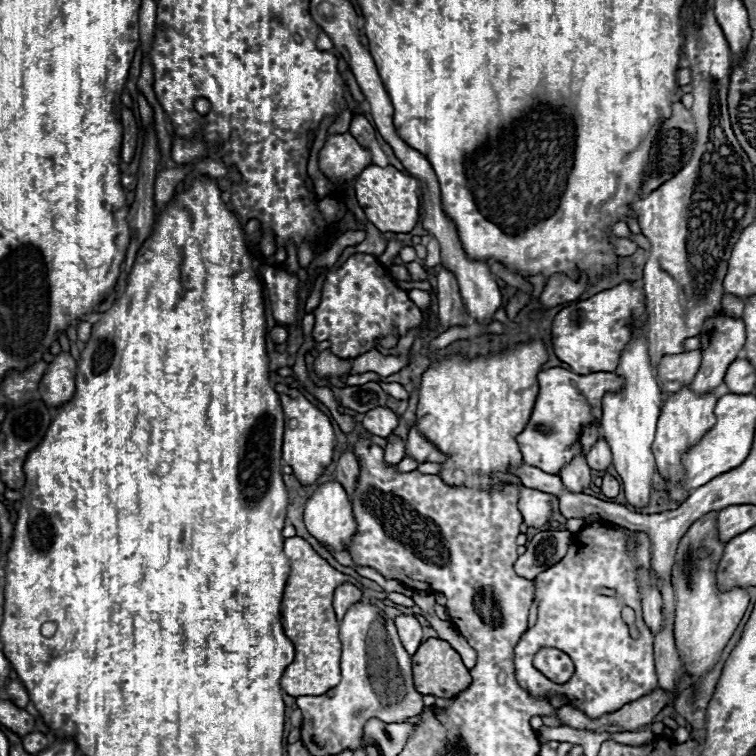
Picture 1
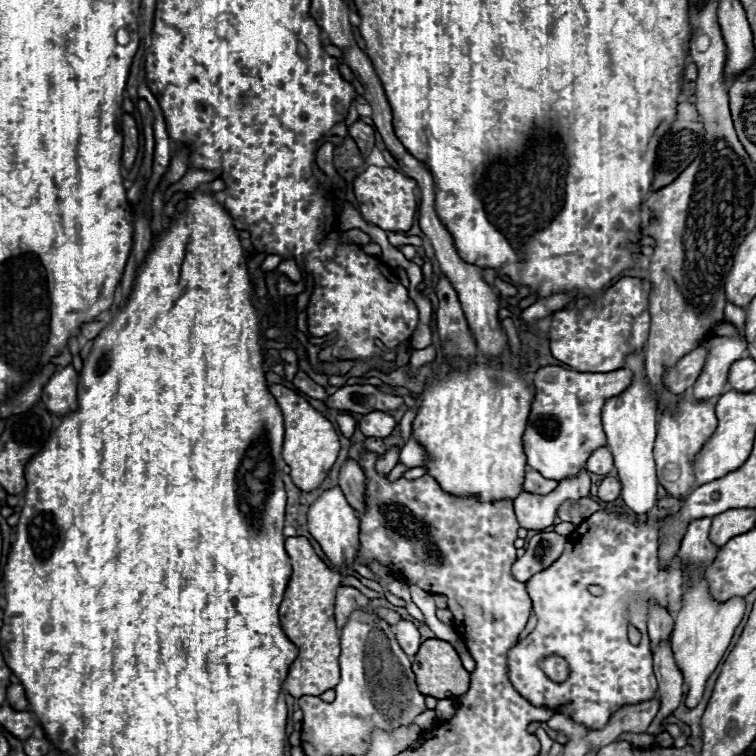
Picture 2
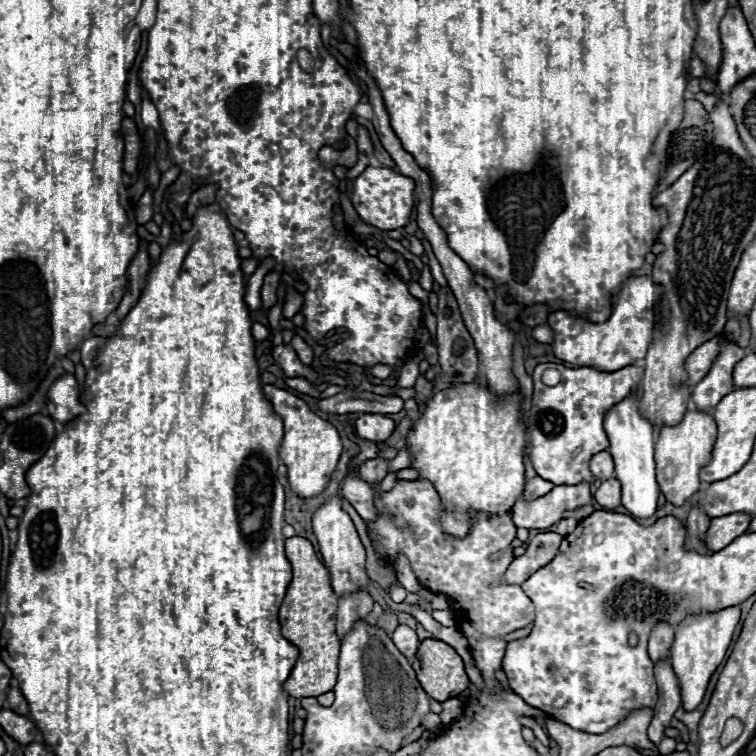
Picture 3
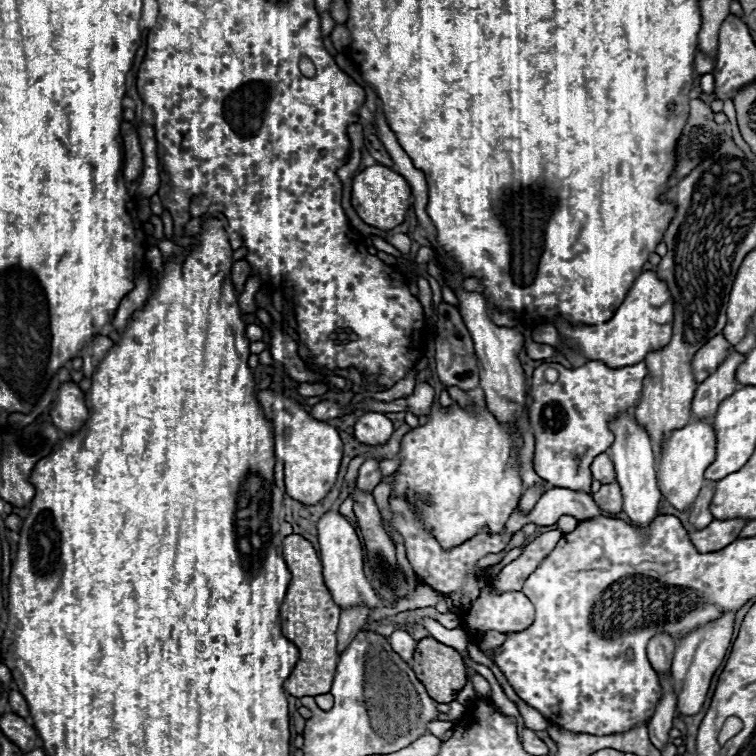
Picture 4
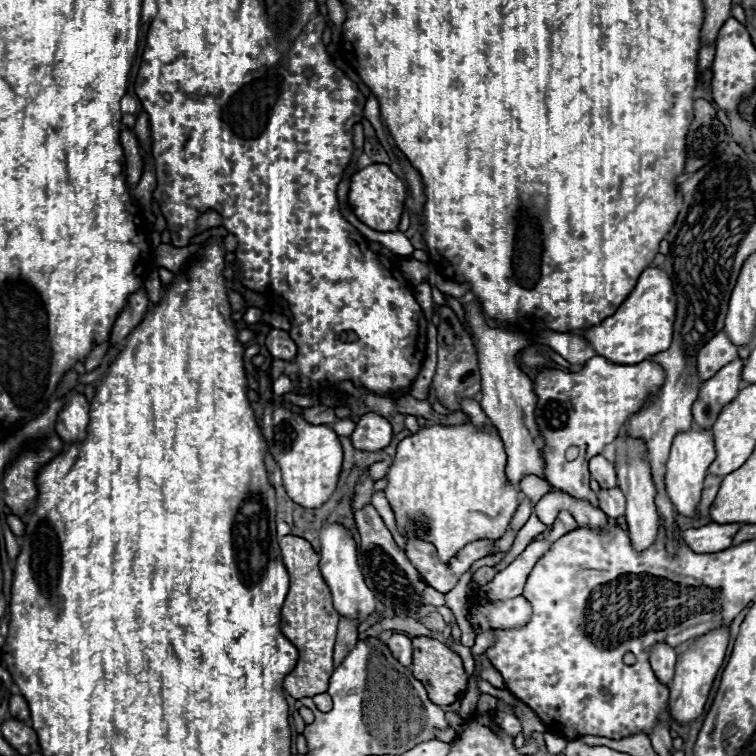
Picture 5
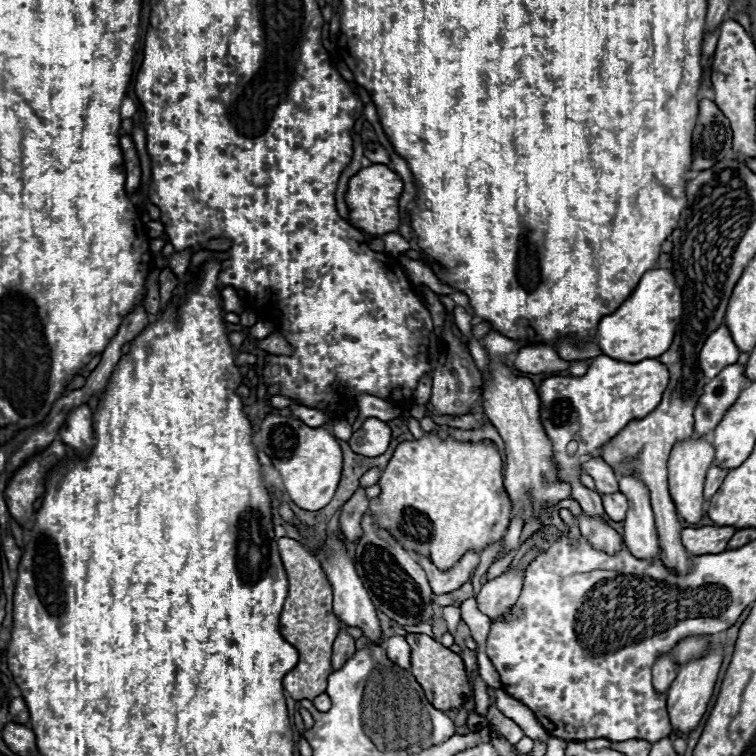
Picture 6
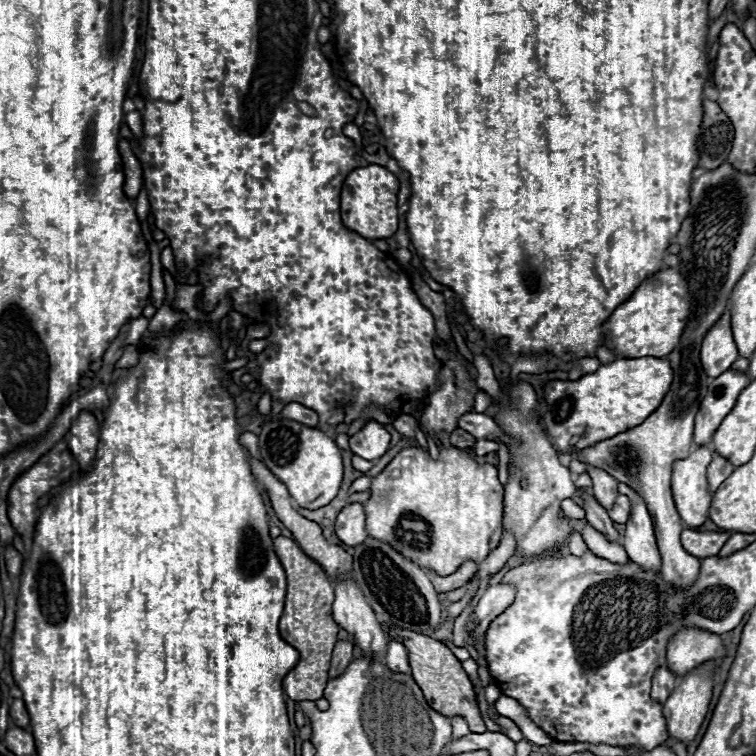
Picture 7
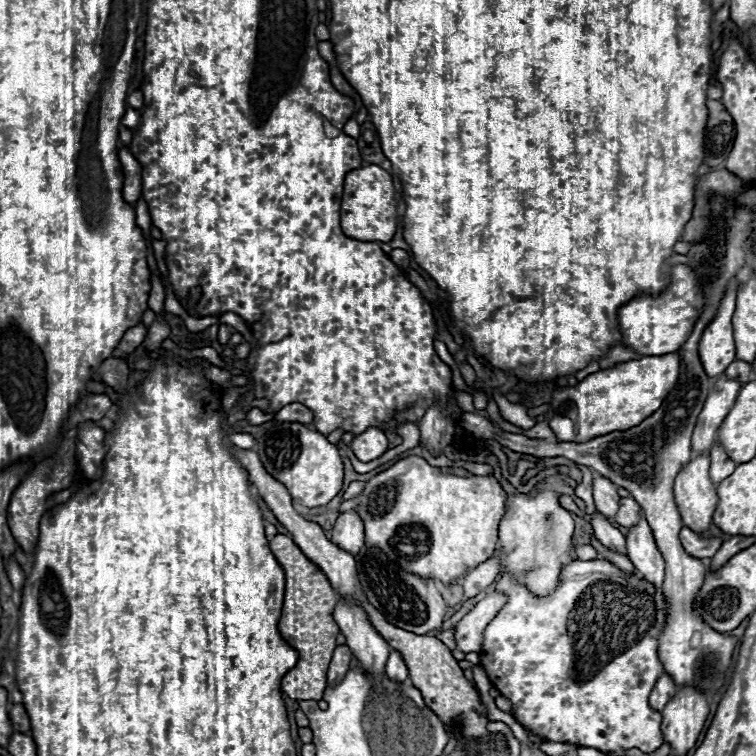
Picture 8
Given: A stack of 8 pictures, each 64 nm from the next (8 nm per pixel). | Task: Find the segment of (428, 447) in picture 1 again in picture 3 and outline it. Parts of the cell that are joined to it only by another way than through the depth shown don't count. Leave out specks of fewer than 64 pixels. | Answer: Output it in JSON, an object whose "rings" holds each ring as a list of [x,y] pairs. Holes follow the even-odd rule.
{"rings":[[[402,448],[402,450],[398,452],[398,456],[392,458],[392,462],[390,462],[390,472],[398,472],[398,470],[402,470],[402,468],[410,468],[412,462],[414,462],[414,458],[412,458],[410,448]]]}

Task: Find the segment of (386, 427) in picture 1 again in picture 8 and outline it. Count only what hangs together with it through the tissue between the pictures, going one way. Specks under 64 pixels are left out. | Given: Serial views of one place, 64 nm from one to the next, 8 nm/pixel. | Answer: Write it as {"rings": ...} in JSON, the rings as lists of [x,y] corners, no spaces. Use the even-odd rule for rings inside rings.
{"rings":[[[368,428],[366,432],[354,436],[352,440],[352,450],[358,460],[362,462],[372,462],[380,458],[388,450],[388,438],[380,428]]]}

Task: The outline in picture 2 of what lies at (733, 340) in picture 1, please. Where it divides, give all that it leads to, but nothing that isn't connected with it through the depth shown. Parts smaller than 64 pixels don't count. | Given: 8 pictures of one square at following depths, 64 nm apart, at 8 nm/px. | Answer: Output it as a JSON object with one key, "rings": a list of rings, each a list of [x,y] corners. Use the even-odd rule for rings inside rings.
{"rings":[[[728,320],[716,324],[706,342],[710,344],[708,358],[702,368],[702,374],[692,386],[694,388],[692,394],[696,400],[708,400],[720,396],[722,388],[728,382],[728,372],[732,362],[740,360],[742,352],[746,350],[746,340],[742,340],[740,330]]]}

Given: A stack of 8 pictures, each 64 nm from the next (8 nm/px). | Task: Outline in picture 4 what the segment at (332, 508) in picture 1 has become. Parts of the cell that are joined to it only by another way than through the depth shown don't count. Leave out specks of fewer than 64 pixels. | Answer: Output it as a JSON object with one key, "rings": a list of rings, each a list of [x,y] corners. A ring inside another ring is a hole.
{"rings":[[[328,510],[326,514],[320,516],[318,524],[318,544],[320,544],[320,558],[324,566],[324,580],[328,590],[332,592],[334,600],[338,606],[354,606],[358,602],[366,602],[370,608],[378,606],[376,592],[372,590],[370,582],[364,576],[364,552],[362,544],[356,536],[356,530],[352,524],[338,512],[338,510]]]}

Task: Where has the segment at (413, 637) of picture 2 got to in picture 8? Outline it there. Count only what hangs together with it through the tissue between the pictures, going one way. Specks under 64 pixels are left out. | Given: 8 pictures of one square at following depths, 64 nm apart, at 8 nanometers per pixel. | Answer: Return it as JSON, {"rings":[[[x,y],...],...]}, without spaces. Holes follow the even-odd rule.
{"rings":[[[390,650],[390,656],[388,656],[388,662],[386,662],[386,674],[390,678],[398,678],[400,682],[408,678],[408,668],[406,668],[406,662],[402,658],[402,654],[398,650]]]}

